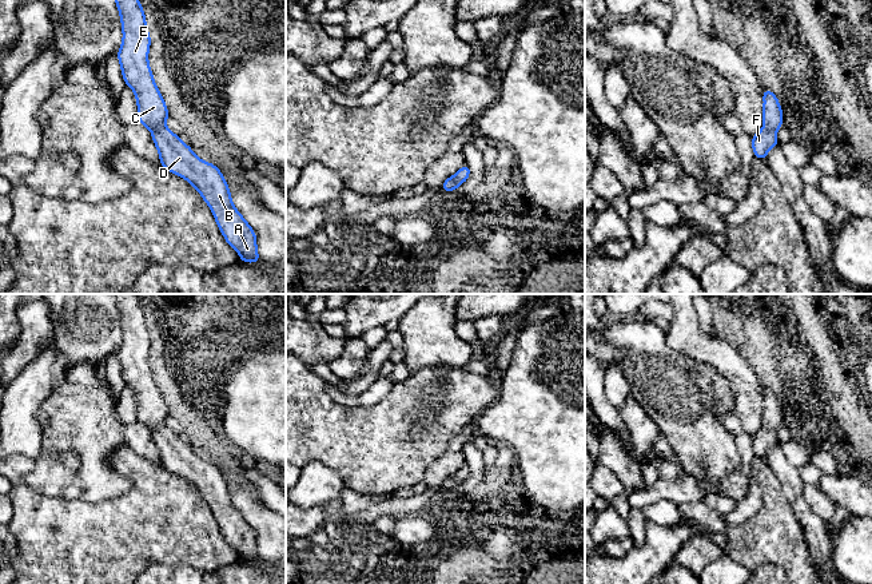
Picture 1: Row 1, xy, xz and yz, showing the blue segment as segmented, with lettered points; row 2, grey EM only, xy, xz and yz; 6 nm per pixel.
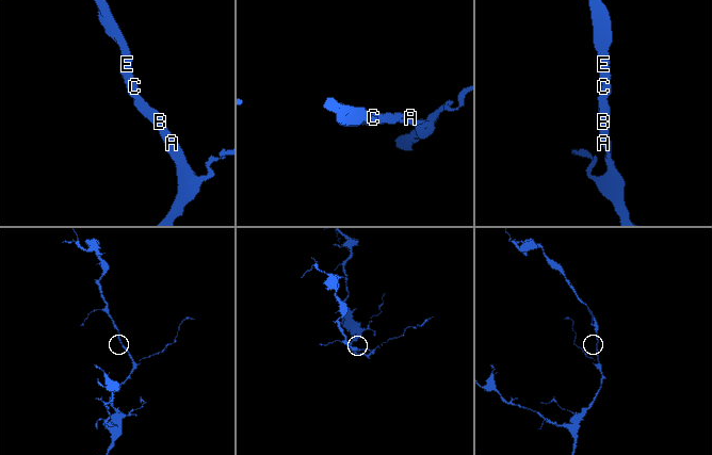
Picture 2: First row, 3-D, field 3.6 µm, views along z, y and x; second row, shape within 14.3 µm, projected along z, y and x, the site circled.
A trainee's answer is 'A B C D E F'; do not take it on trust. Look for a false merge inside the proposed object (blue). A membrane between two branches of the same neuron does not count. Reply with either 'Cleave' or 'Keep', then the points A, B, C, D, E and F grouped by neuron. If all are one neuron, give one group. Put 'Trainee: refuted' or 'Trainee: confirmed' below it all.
Keep. Groups: A B C D E F
Trainee: confirmed

